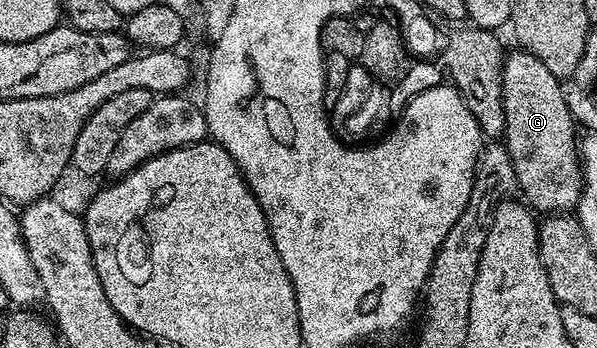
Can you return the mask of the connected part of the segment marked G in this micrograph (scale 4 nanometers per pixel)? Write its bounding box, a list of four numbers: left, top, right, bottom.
[503,49,581,213]

